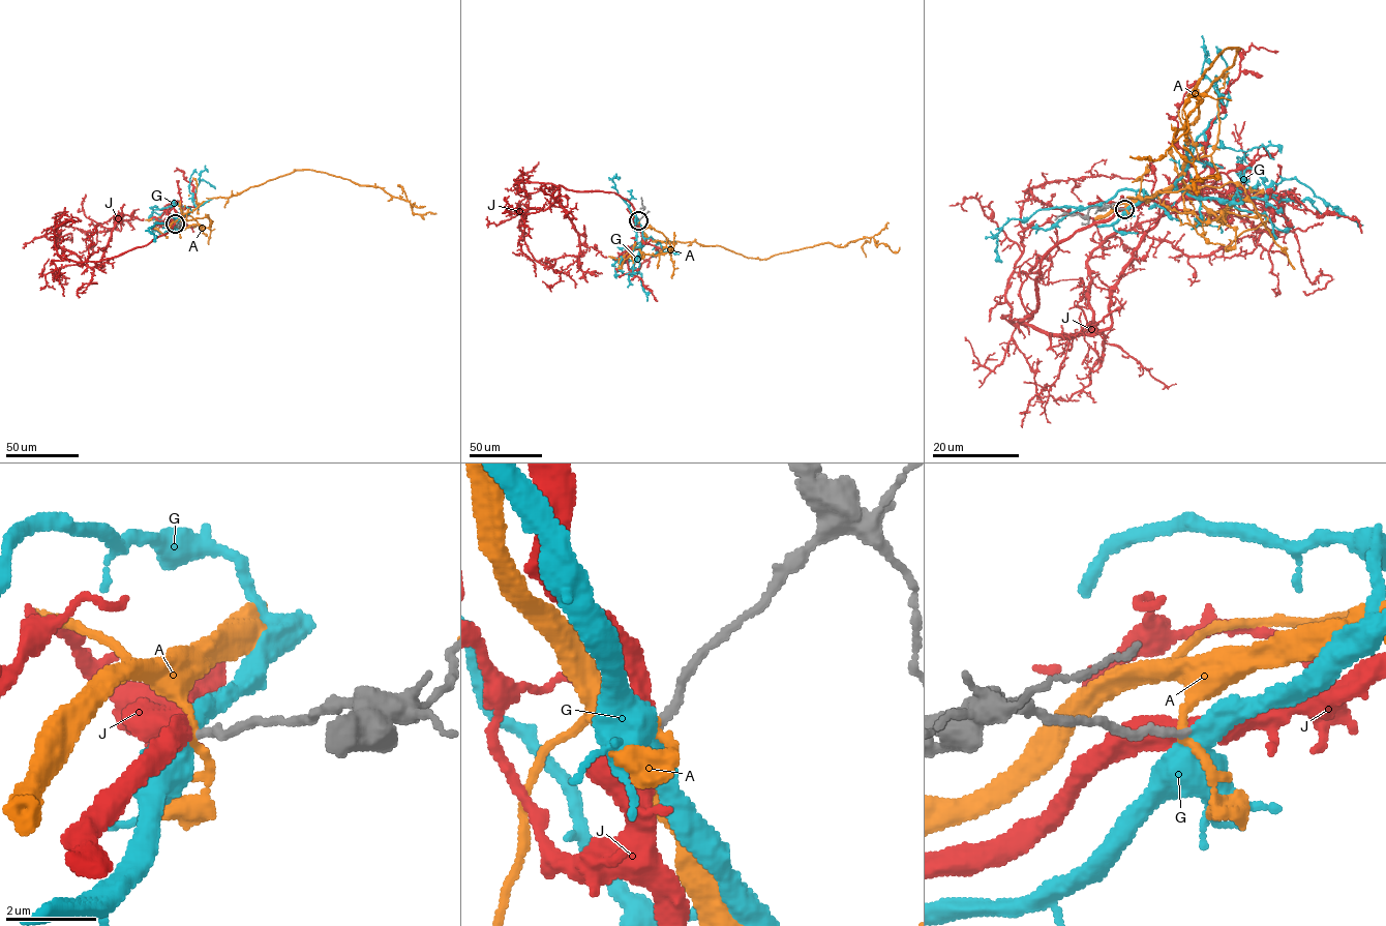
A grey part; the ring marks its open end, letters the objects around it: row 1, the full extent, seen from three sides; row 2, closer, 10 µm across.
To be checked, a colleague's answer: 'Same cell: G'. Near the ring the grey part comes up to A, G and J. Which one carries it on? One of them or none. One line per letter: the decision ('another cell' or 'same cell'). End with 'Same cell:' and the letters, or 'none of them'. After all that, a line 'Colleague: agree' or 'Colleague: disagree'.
A: another cell
G: same cell
J: another cell
Same cell: G
Colleague: agree

